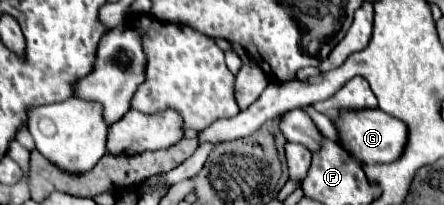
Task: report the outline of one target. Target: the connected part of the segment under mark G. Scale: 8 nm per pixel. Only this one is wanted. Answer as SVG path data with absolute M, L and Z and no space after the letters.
M366 109L366 111L340 111L340 115L334 119L334 127L338 129L340 147L354 157L354 161L368 165L368 163L390 163L396 161L406 145L406 127L386 115L380 109Z

